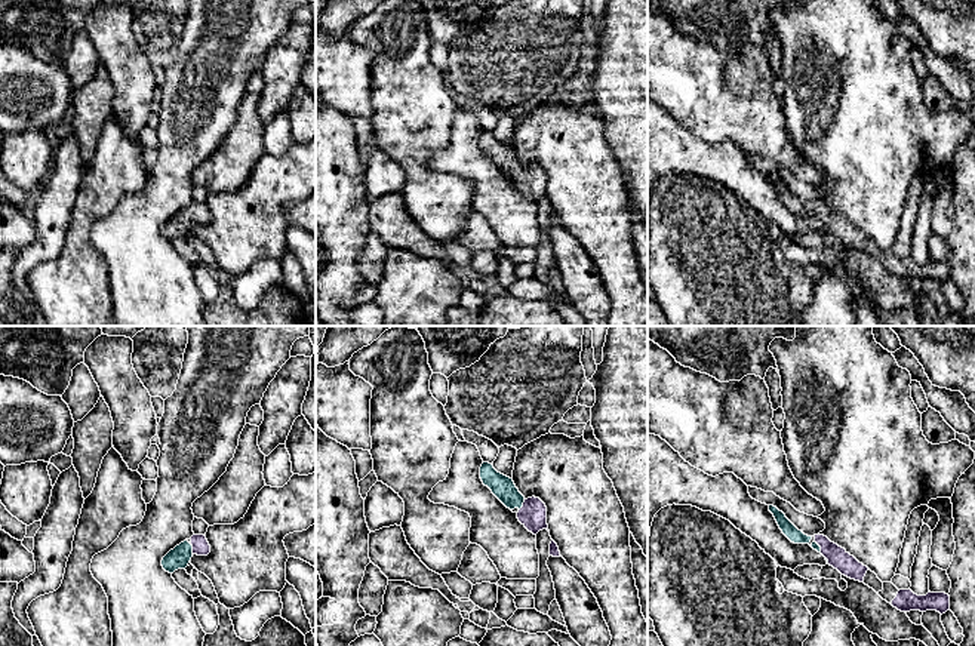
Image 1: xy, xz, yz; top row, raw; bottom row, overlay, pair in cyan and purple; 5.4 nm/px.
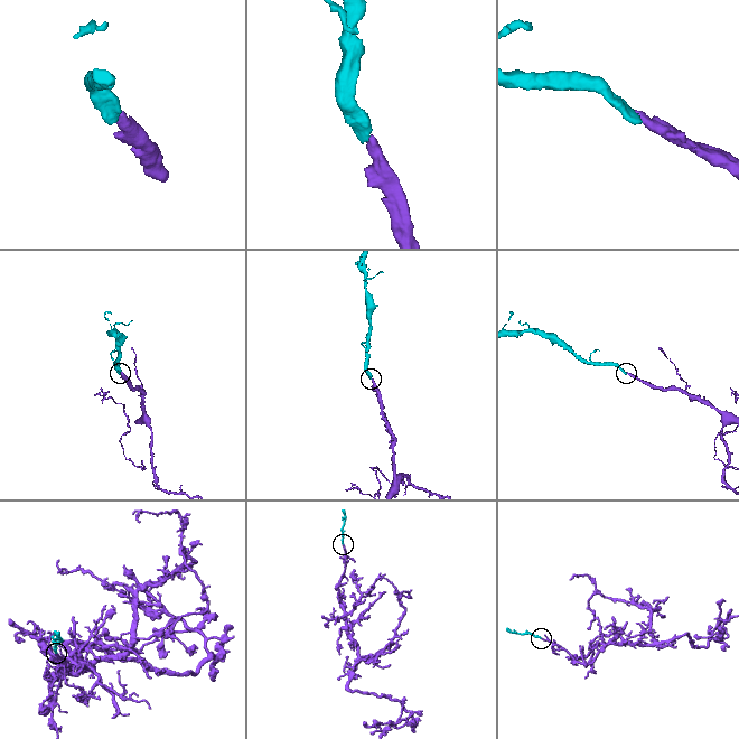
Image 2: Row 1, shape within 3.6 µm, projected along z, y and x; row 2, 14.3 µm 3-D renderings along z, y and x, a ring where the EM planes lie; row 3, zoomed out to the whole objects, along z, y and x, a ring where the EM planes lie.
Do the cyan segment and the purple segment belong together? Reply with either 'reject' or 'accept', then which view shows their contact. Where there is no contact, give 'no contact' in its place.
accept; contact in xz

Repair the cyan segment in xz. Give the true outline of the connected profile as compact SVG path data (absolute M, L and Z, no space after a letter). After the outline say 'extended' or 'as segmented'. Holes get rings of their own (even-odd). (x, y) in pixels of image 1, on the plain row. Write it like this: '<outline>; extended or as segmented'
M483 130L480 147L492 162L510 178L517 176L519 190L533 203L547 197L547 175L539 166L525 166L516 156L513 147L498 141L492 132Z; extended

